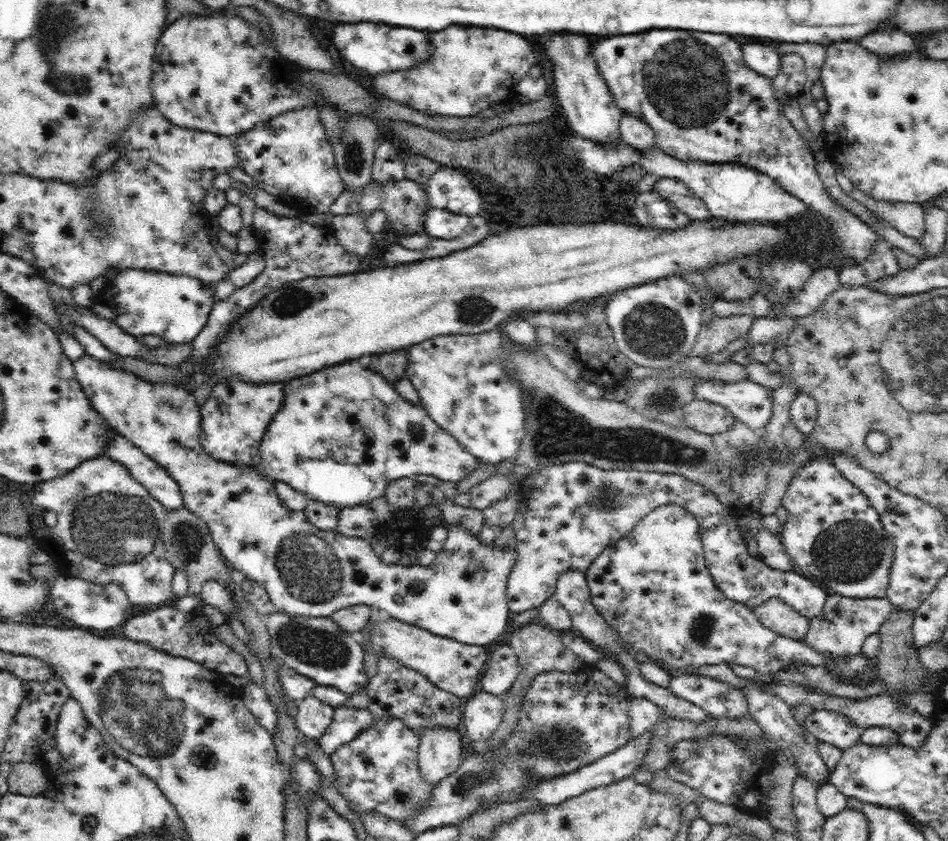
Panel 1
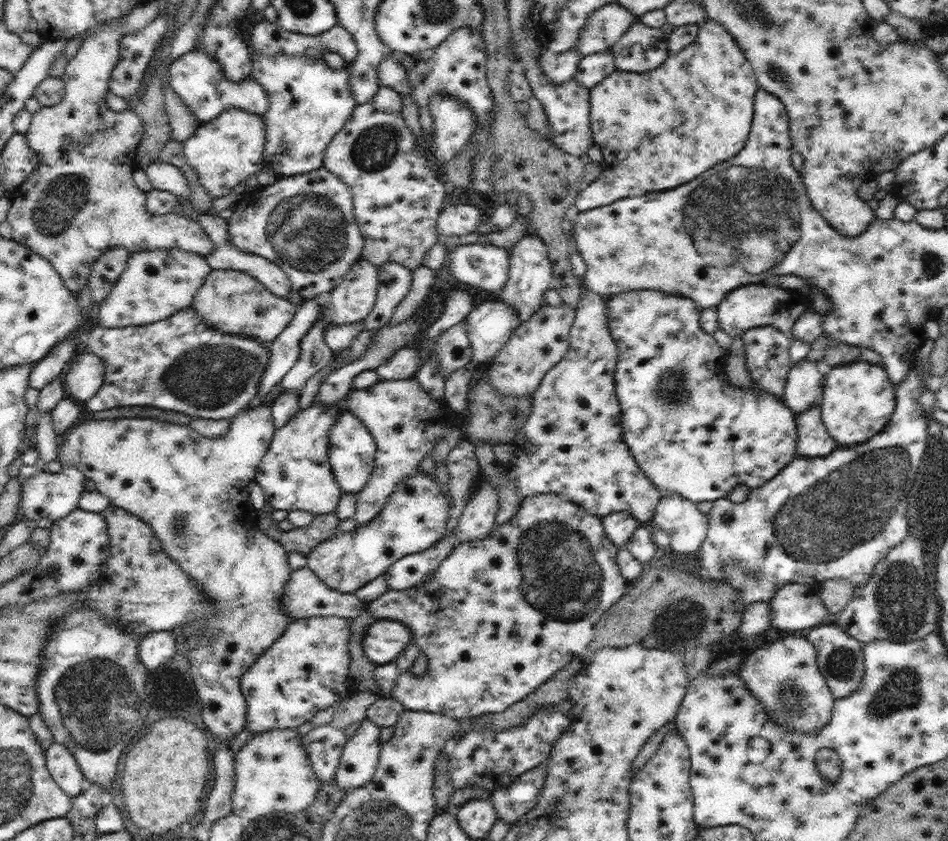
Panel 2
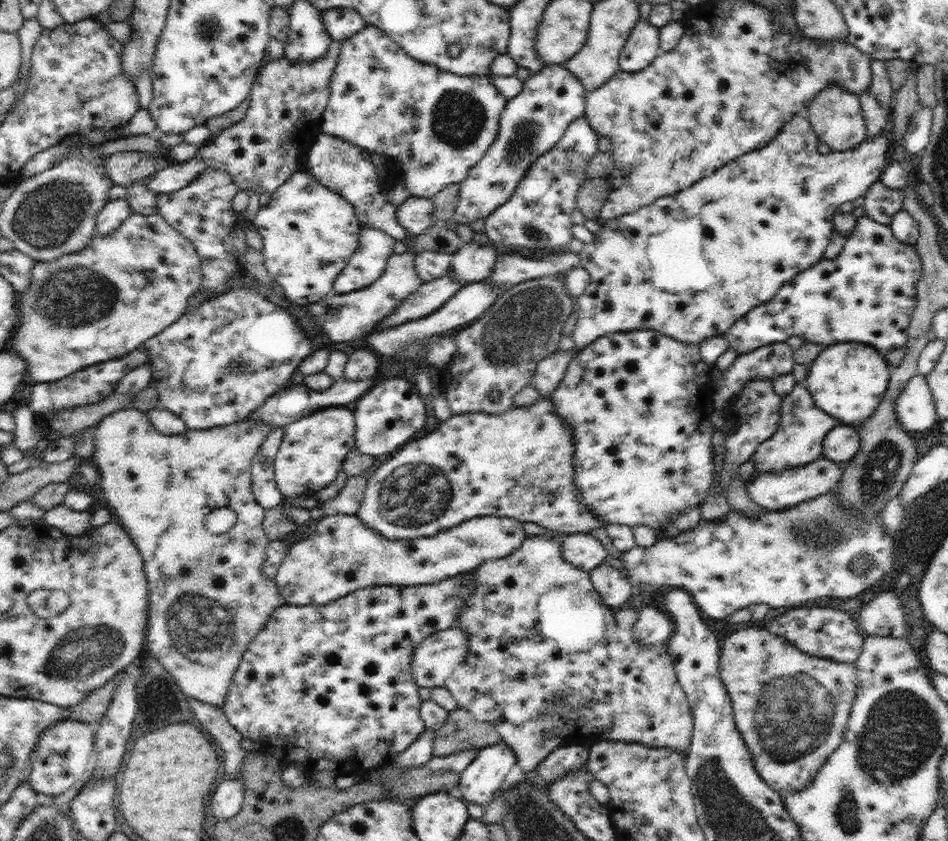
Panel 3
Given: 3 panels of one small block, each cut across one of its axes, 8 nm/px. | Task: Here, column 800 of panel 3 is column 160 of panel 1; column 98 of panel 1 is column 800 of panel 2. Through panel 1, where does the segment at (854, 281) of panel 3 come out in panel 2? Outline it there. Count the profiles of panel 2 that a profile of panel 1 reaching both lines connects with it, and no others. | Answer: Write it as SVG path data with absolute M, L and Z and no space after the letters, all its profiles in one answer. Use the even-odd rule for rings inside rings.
M774 279L762 284L746 284L731 290L717 306L719 328L734 339L750 328L775 326L792 338L793 326L798 320L798 303L810 308L810 297L777 285Z

